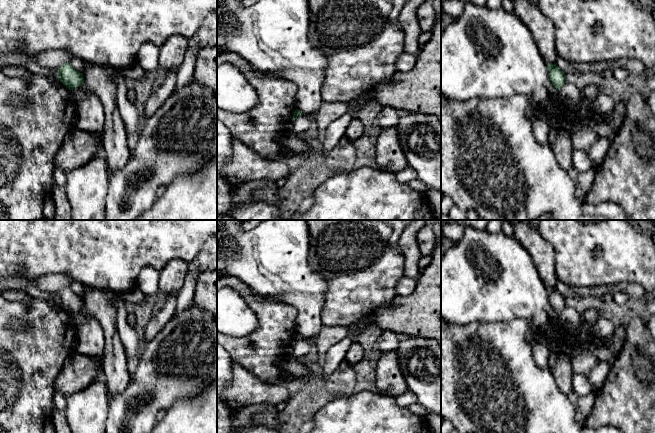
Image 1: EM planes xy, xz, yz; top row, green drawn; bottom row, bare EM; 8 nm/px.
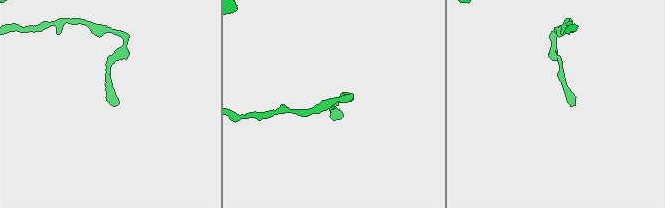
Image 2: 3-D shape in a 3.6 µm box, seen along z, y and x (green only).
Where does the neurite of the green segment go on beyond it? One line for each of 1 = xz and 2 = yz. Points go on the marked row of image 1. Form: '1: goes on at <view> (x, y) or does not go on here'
1: does not go on here
2: does not go on here

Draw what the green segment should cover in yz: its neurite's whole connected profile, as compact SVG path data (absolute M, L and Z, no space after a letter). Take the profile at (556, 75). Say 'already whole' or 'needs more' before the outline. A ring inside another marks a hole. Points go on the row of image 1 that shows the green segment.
already whole; M551 63L546 64L550 81L556 89L560 90L566 83L566 75L557 65Z

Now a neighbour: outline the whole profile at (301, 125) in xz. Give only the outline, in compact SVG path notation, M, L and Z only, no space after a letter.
M302 115L292 121L292 131L294 135L302 134L303 136L313 134L314 129L311 127L312 119L308 115Z

